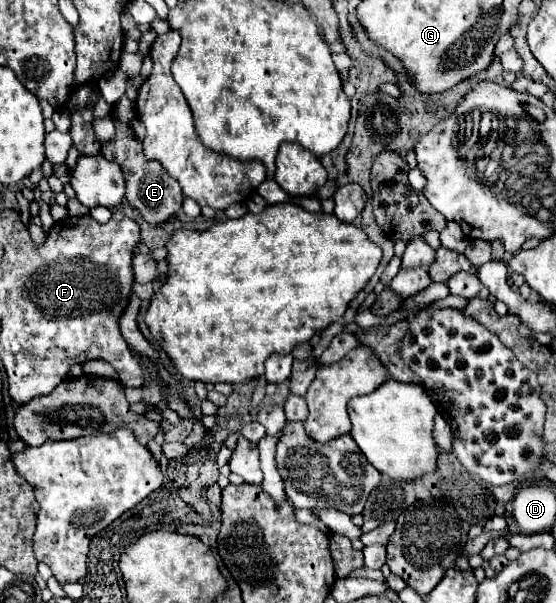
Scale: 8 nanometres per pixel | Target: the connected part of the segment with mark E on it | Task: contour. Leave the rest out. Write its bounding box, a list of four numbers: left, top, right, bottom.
[101,97,183,225]

